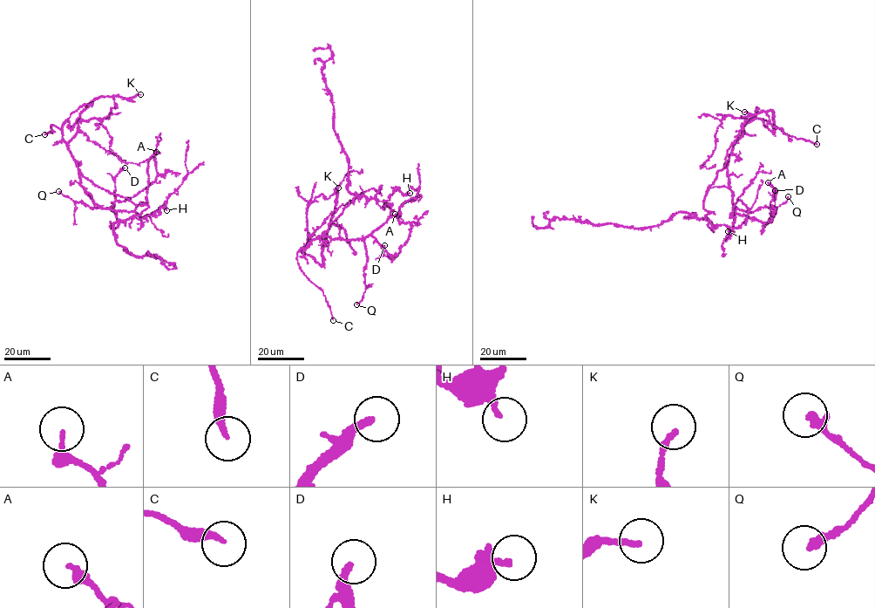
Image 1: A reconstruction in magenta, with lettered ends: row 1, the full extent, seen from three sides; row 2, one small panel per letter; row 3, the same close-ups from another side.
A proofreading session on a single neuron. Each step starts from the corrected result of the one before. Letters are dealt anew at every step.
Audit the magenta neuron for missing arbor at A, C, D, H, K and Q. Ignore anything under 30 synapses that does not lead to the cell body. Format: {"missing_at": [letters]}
{"missing_at": ["C"]}

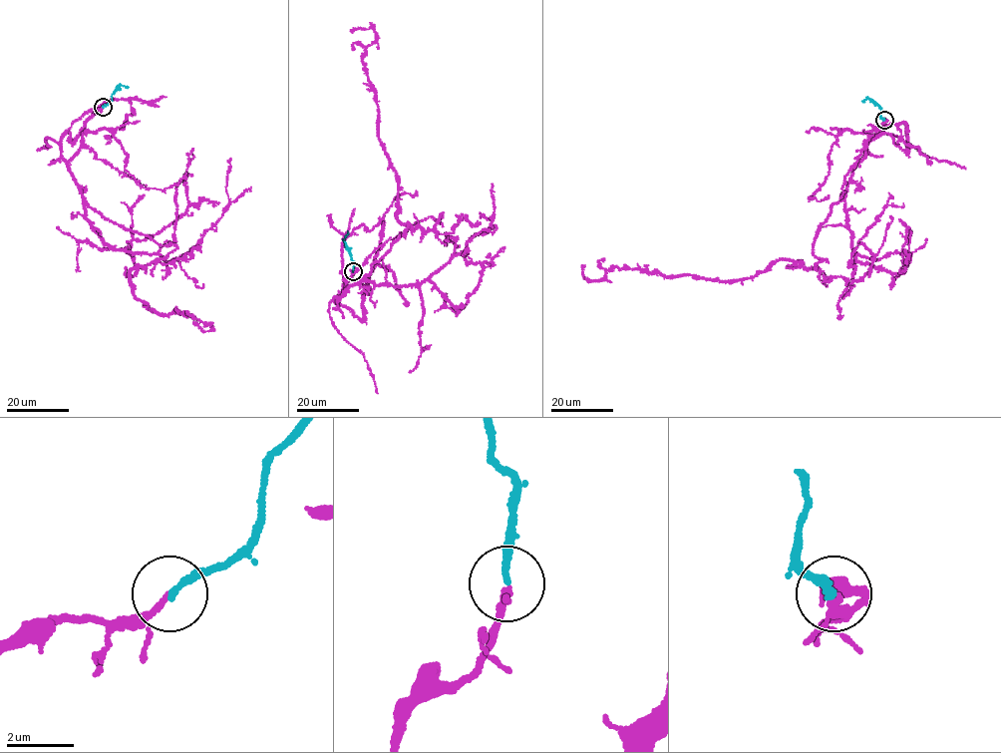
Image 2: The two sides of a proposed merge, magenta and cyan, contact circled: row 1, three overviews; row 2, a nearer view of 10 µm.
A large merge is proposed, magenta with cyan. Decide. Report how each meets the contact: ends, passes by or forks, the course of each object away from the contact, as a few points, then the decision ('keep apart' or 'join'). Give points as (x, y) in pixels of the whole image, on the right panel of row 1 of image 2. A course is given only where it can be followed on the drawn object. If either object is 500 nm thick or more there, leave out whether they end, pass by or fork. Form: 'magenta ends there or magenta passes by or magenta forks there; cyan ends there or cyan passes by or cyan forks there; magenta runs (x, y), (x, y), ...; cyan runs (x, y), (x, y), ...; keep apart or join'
magenta ends there; cyan ends there; magenta runs (884, 120), (822, 222), (816, 269), (781, 259), (731, 281), (616, 266), (589, 280), (585, 265); cyan runs (884, 120), (879, 107), (868, 99), (862, 101); join

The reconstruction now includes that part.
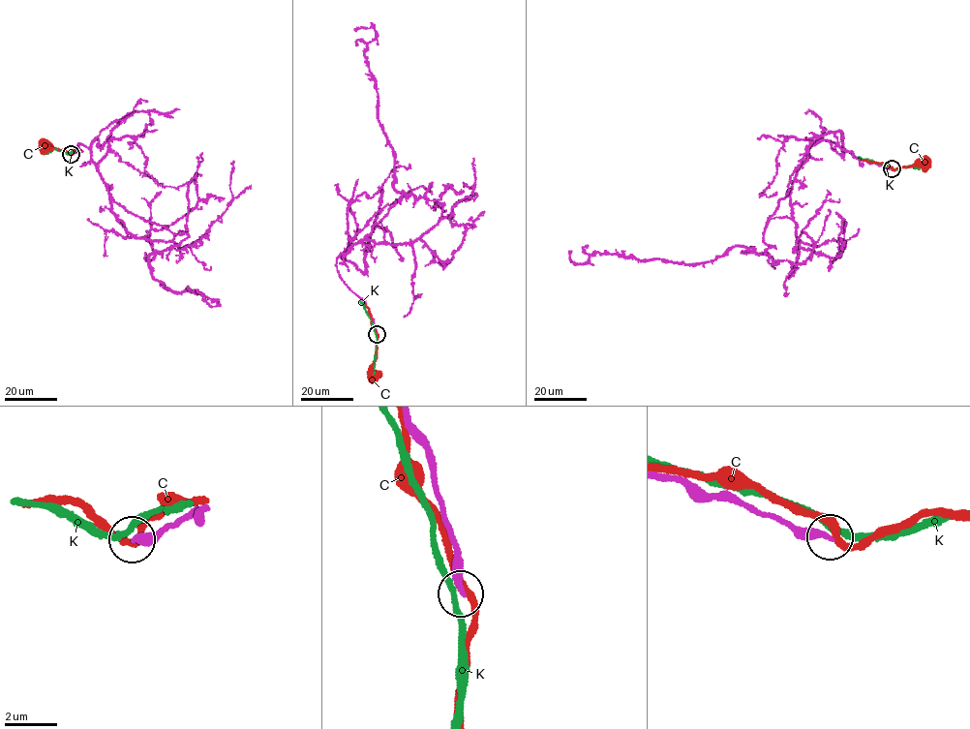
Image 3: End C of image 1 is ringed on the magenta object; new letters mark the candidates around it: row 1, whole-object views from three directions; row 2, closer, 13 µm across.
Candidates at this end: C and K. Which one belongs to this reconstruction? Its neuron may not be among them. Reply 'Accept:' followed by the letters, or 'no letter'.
Accept: no letter

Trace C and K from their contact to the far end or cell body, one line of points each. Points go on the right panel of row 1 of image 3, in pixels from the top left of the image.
C: (892, 169), (925, 163)
K: (891, 168), (921, 167)

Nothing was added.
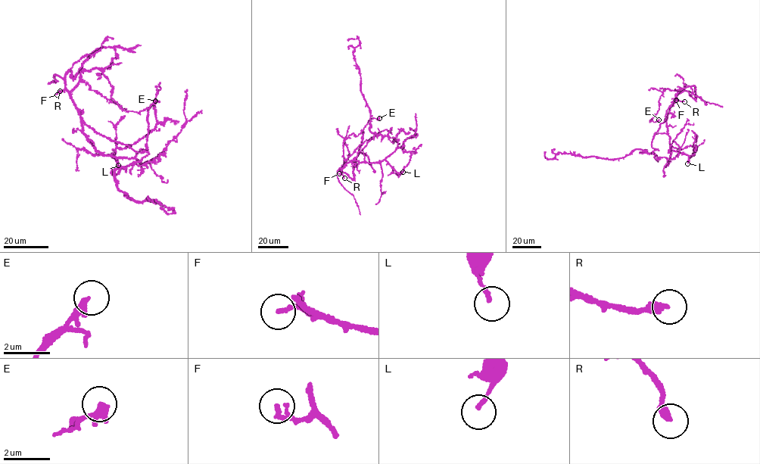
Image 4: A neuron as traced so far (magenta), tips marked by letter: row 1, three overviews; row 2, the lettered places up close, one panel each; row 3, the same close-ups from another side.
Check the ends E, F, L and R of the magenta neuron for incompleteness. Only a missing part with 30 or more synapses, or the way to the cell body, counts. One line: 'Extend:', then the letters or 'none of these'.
Extend: none of these

